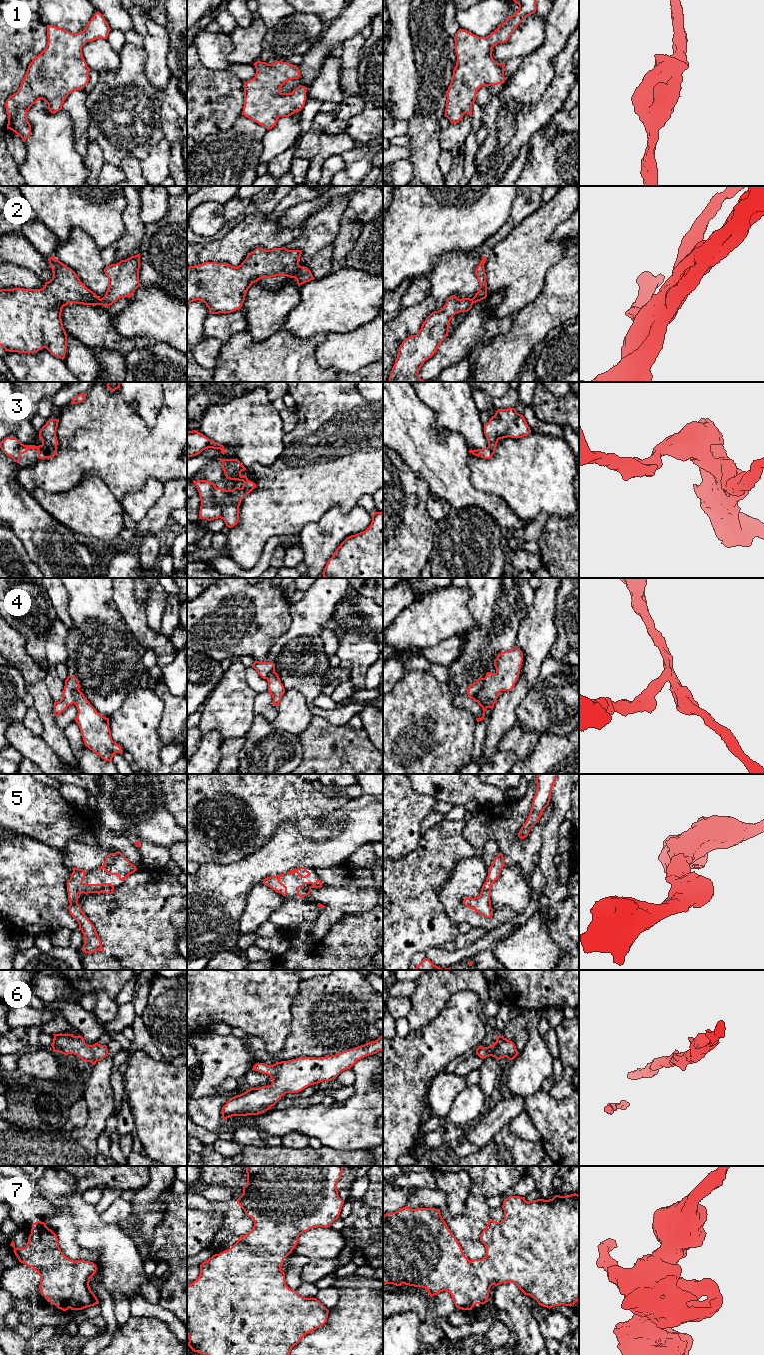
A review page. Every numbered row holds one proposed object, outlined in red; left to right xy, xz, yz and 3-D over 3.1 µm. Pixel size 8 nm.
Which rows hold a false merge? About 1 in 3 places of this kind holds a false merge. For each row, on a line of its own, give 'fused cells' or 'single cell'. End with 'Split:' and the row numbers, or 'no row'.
1: single cell
2: single cell
3: single cell
4: fused cells
5: single cell
6: single cell
7: single cell
Split: 4

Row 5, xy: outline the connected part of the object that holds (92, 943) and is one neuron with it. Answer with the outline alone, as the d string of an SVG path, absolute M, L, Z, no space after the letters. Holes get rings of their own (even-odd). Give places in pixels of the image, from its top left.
M76 867L72 868L72 870L71 877L67 881L68 900L70 903L69 912L78 922L79 929L84 935L84 945L81 950L85 953L94 953L98 950L104 951L94 925L78 904L78 894L84 893L87 895L88 893L102 892L112 894L114 886L111 883L85 884L83 880L87 871Z

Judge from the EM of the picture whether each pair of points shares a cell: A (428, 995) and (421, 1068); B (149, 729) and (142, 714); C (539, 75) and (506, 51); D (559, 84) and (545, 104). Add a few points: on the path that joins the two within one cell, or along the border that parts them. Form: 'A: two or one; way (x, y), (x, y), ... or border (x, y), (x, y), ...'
A: two; border (441, 1009), (429, 1024), (417, 1030), (410, 1030)
B: one; way (147, 725), (142, 718)
C: two; border (543, 43), (524, 58)
D: one; way (558, 89), (550, 99)

